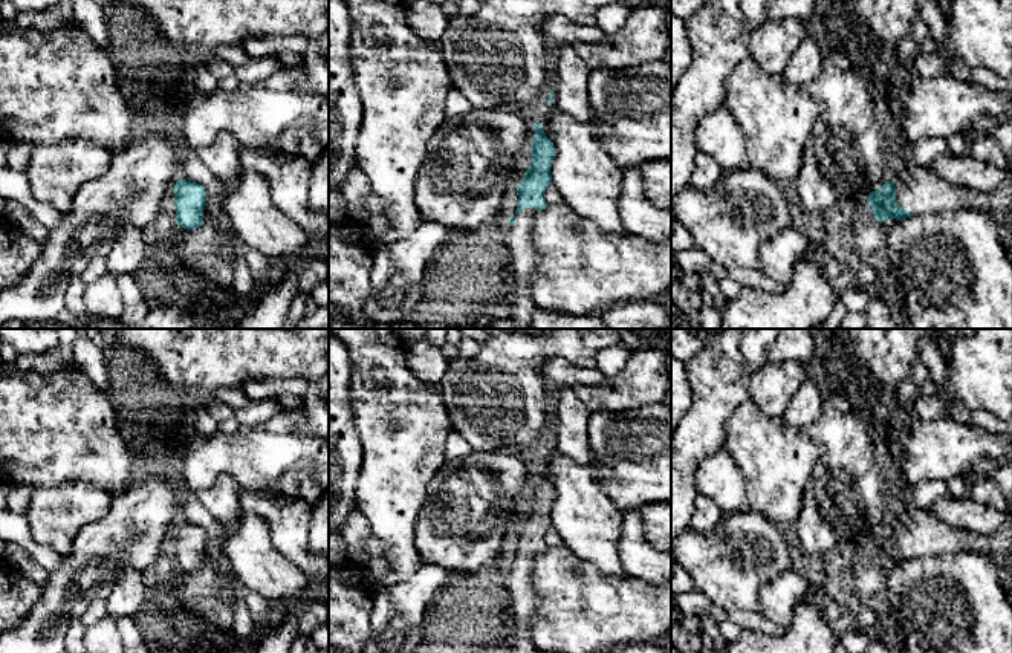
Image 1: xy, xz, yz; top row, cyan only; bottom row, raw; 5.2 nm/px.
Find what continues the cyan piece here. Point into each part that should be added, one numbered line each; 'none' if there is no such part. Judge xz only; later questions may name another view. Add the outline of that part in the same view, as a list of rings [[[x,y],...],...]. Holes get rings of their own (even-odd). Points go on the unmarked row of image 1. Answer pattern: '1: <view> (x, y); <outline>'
1: xz (523, 598); [[[526,549],[509,569],[509,595],[517,624],[515,653],[540,653],[530,638],[530,622],[538,607],[538,595],[532,586],[534,558],[538,554]]]

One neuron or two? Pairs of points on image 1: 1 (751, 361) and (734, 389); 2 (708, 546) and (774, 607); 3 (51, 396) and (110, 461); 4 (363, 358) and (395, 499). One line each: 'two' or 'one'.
1: two
2: two
3: one
4: one

